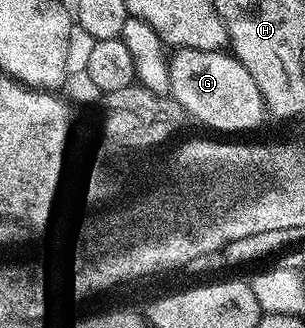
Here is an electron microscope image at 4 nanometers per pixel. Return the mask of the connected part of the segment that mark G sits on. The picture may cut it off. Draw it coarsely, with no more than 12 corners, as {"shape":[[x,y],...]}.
{"shape":[[177,50],[170,93],[222,135],[256,128],[268,106],[226,51]]}

